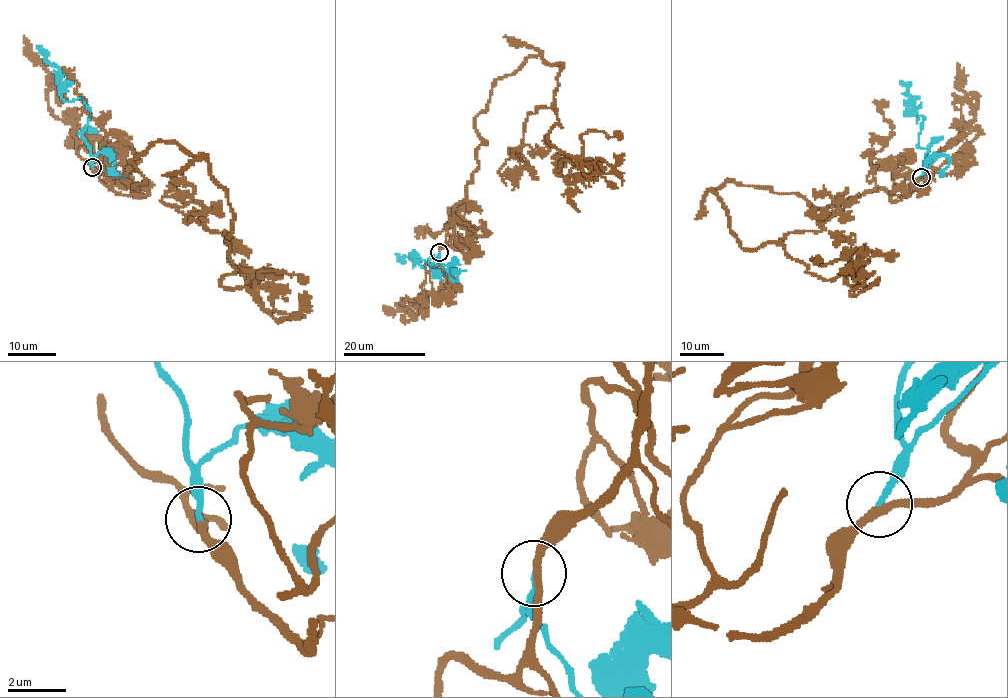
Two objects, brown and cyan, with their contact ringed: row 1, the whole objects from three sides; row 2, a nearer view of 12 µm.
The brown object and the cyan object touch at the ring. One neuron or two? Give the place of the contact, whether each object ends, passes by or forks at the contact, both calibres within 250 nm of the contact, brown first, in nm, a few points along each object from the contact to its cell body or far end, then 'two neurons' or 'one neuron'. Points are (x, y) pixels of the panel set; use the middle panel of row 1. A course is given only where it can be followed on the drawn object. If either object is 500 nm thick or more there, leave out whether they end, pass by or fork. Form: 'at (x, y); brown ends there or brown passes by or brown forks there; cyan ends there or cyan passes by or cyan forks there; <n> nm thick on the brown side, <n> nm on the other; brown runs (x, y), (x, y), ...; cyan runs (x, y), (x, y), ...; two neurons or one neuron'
at (439, 252); brown passes by; cyan ends there; 240 nm thick on the brown side, 200 nm on the other; brown runs (439, 252), (486, 142), (475, 118), (532, 56), (562, 65), (547, 139), (581, 168), (557, 177), (572, 156); cyan runs (439, 252), (428, 262), (433, 256), (439, 262), (433, 267), (399, 253); one neuron

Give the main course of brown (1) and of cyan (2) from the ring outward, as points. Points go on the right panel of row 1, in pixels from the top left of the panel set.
1: (921, 177), (835, 206), (711, 190), (746, 249), (779, 242), (854, 285), (856, 237), (835, 246)
2: (921, 177), (929, 149), (918, 144), (923, 118), (916, 121), (916, 113), (906, 108), (910, 96), (899, 80)

